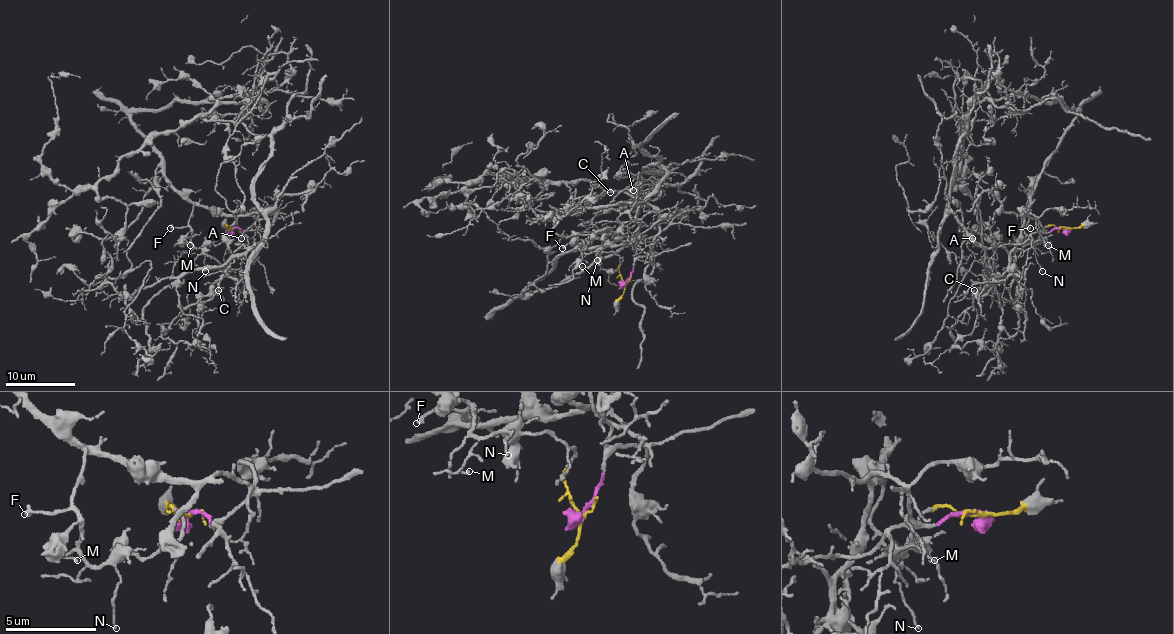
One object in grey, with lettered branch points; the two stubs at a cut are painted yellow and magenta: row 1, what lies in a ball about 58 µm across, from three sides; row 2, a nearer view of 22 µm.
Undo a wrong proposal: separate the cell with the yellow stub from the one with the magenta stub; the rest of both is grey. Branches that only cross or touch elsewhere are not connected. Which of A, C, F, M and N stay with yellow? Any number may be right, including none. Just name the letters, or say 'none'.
F, M, N

